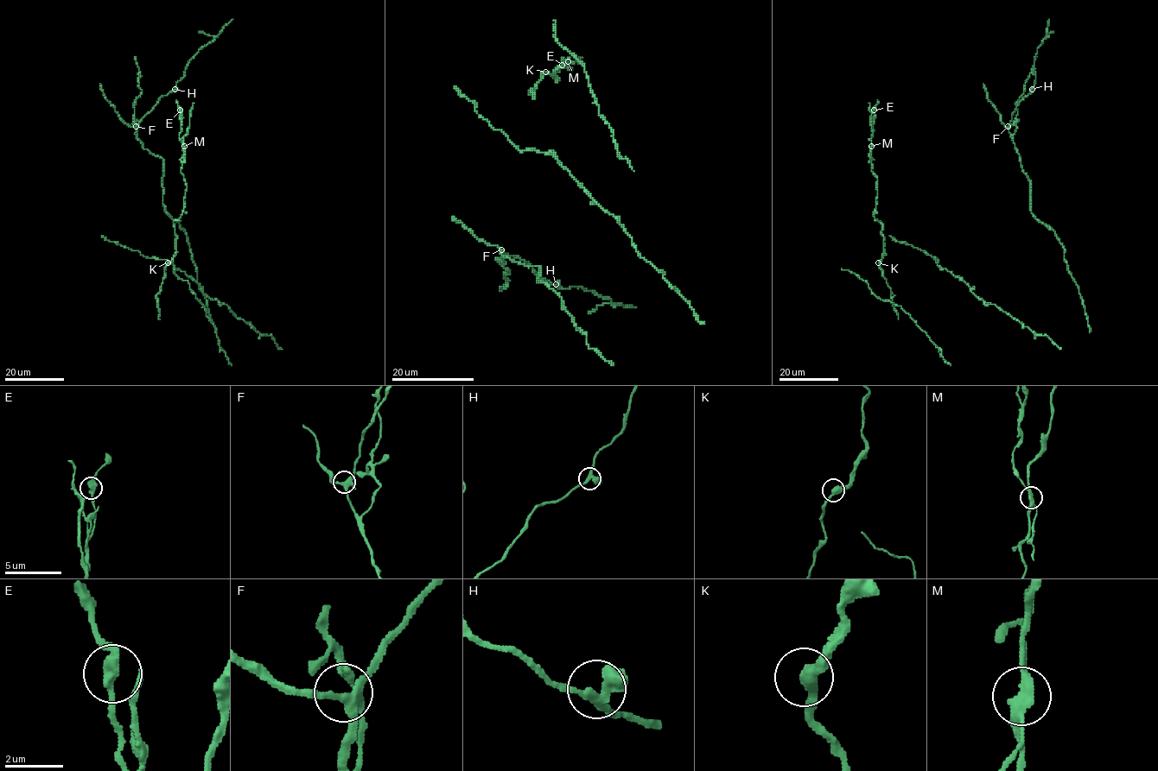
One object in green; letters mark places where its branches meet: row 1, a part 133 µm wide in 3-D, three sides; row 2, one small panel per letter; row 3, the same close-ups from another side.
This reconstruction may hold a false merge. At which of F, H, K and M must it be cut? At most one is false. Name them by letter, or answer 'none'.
M

